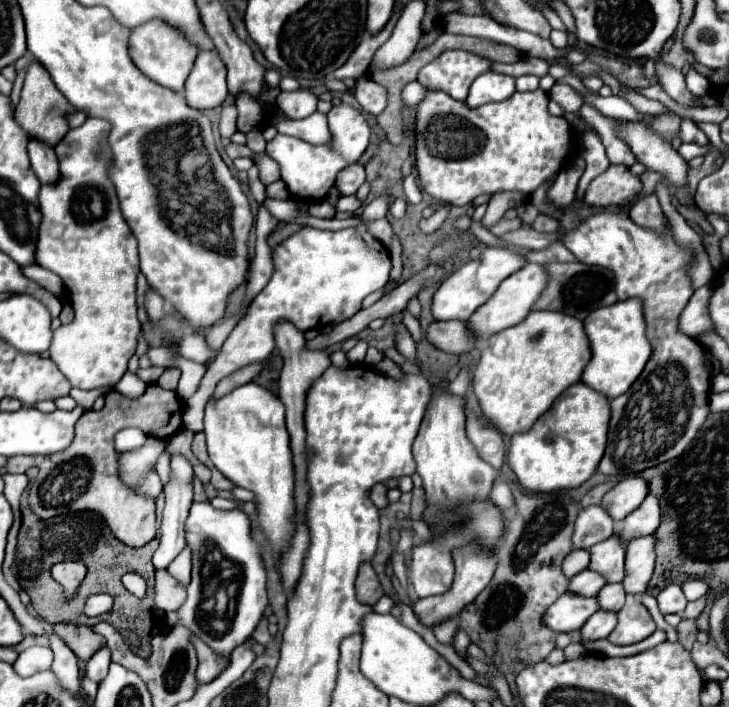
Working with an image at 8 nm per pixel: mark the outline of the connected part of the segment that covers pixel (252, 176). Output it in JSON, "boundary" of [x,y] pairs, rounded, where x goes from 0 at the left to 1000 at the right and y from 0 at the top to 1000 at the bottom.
{"boundary":[[[348,233],[340,240],[340,266],[354,287],[361,287],[365,280],[364,263],[355,253],[354,238]]]}

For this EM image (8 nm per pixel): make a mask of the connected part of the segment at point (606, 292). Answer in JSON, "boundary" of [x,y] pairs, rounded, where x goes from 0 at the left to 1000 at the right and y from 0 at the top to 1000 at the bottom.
{"boundary":[[[754,372],[749,375],[754,386],[754,400],[746,409],[746,417],[735,426],[733,437],[754,437],[754,440],[774,440],[776,446],[804,451],[812,440],[829,431],[840,431],[848,426],[842,414],[842,389],[831,378],[815,378],[804,372]]]}

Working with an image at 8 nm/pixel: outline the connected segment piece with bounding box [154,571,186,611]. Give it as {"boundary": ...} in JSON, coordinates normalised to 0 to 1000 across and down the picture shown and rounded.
{"boundary":[[[214,808],[214,844],[217,847],[239,847],[239,864],[252,853],[255,847],[255,830],[244,825],[230,808]]]}

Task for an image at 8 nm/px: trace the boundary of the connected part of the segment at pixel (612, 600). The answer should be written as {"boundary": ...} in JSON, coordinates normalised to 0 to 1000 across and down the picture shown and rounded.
{"boundary":[[[834,825],[834,830],[826,830],[823,833],[820,847],[823,847],[823,861],[850,864],[856,859],[859,836],[856,836],[853,825]]]}

